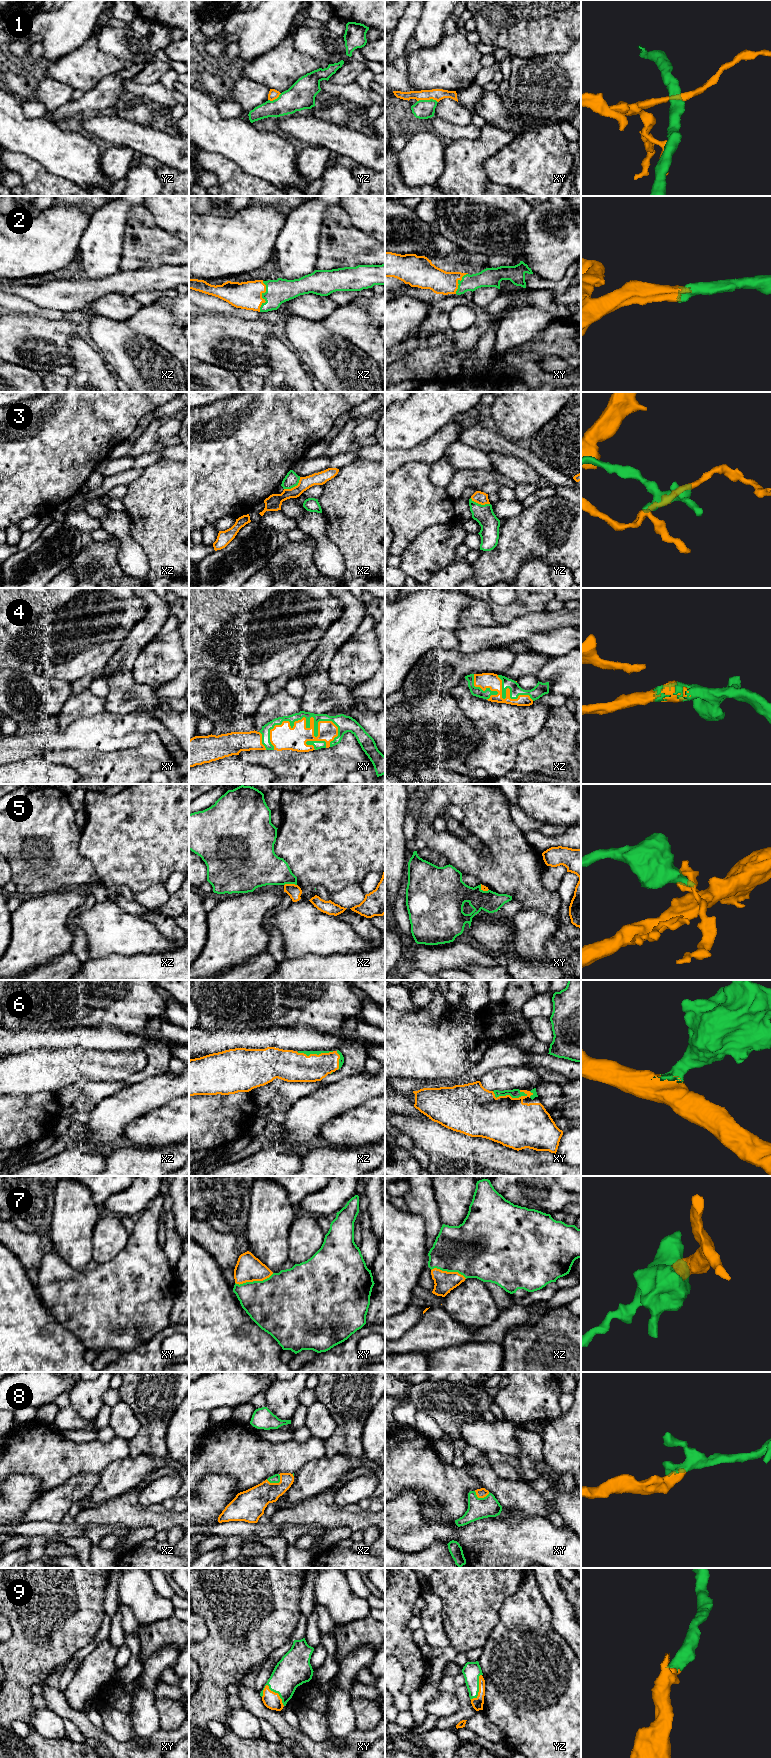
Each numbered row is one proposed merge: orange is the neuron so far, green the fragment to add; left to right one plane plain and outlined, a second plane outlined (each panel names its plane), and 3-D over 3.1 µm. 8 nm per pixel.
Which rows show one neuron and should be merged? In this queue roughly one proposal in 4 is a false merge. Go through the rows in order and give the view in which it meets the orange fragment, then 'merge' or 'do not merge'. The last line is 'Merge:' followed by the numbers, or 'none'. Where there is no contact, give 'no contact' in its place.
1: contact in xy; do not merge
2: contact in xz; merge
3: contact in xz; do not merge
4: contact in xy; merge
5: contact in xz; do not merge
6: contact in xy; merge
7: contact in xy; merge
8: contact in xz; merge
9: contact in xy; merge
Merge: 2, 4, 6, 7, 8, 9

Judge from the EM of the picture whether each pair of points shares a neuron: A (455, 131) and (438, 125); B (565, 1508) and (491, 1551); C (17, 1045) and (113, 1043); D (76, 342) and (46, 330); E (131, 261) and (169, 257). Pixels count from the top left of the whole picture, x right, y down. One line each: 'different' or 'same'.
A: same
B: different
C: same
D: different
E: same

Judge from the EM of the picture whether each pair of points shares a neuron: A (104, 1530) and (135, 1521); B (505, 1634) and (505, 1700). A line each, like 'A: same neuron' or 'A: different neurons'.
A: different neurons
B: same neuron

